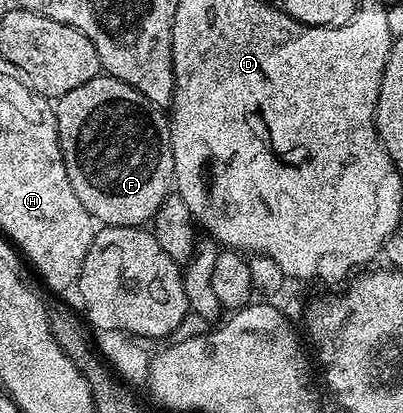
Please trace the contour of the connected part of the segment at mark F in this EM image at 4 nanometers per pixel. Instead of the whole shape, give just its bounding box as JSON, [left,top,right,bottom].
[54,73,174,227]

